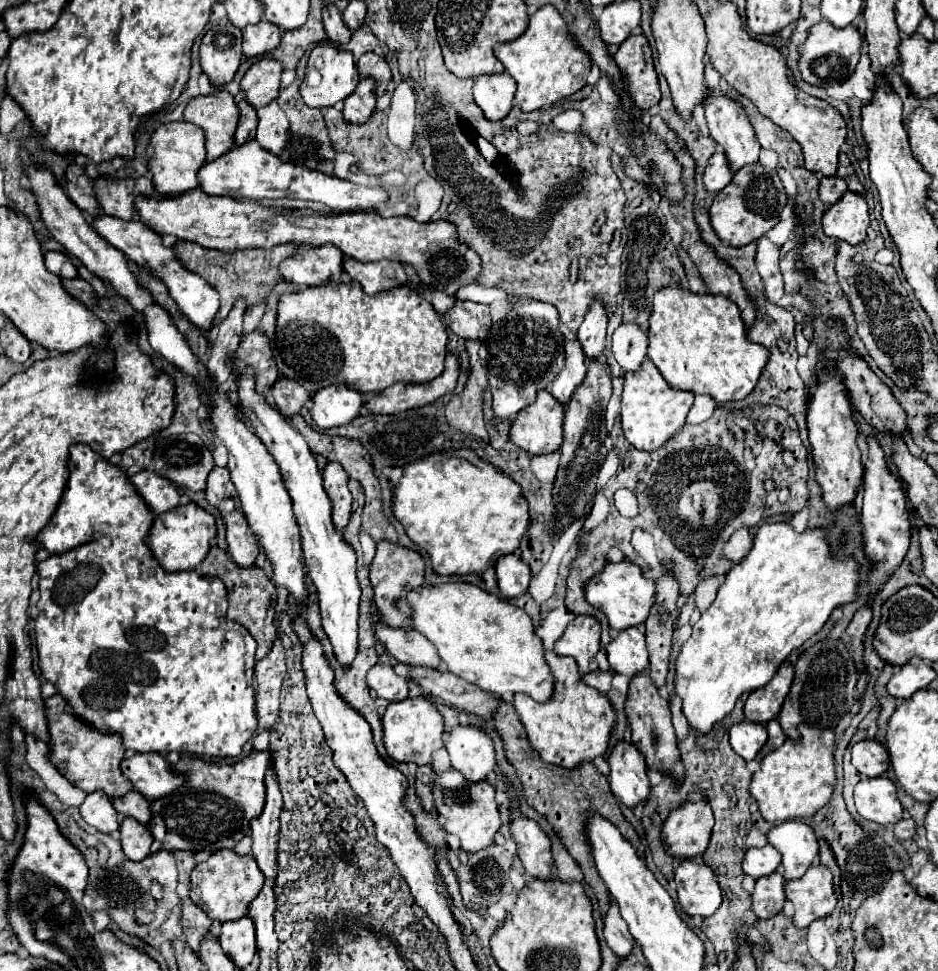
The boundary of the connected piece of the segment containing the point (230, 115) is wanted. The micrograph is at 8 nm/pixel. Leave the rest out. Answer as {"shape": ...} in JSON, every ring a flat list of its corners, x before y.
{"shape":[[216,89,212,95,192,99,184,111,184,117,204,129,208,161,218,159,234,147,234,133,240,115,238,105,228,91]]}

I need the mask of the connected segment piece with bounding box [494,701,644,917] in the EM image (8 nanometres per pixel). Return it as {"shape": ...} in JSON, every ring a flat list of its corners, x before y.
{"shape":[[500,703,496,717,494,717,494,727,500,731,502,739,504,739,504,747,508,751,508,759,510,763,516,767,520,781,524,785,524,793,526,793,526,801,532,809,536,809,540,815,544,815,548,819,548,823,552,825,554,833,558,835,558,839,562,841,562,845,566,847,566,851,578,861,586,883,594,889,594,895,598,897,600,903,600,913,602,917,606,915,608,907,610,907,610,893,606,889,606,885,602,883,596,867,594,867,594,859,592,859,592,849,588,847,588,839,584,835,584,825,586,825,586,813,588,809,602,815,604,819,608,819,610,823,614,823,620,833,624,835,626,841,630,841,630,845,638,851,640,857,644,857,644,847,640,843,640,837,636,835,634,827,624,819,616,797,610,791,610,783,608,779,594,767,594,763,582,763,576,769,562,769,556,765,544,765,538,751,528,743,524,725,520,723,520,717,516,715,514,707,510,703]]}

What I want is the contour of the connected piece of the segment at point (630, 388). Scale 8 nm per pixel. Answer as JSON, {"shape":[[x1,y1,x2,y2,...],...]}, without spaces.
{"shape":[[644,361,636,373,624,375,622,389,622,427,626,439,644,451,660,449,668,439,672,439,686,423,686,415,694,403,694,395,690,391,670,387,656,365,652,361]]}

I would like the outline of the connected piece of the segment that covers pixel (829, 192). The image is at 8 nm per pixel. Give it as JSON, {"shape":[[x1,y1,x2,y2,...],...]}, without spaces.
{"shape":[[824,177,820,181,820,199,826,205,834,205,846,193,846,181,840,177]]}

